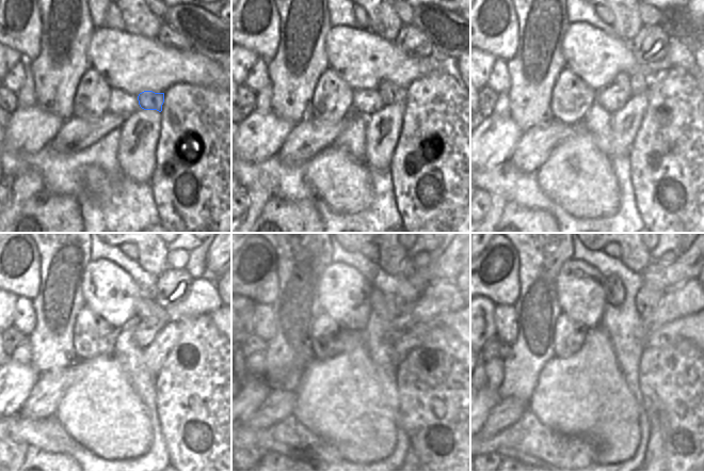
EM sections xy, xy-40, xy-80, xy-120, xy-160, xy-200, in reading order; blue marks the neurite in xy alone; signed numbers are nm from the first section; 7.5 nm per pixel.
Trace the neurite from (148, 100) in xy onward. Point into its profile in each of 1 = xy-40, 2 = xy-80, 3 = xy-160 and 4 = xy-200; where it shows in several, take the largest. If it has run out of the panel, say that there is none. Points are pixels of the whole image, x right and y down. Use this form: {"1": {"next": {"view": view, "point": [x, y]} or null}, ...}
{"1": {"next": {"view": "xy-40", "point": [389, 93]}}, "2": {"next": {"view": "xy-80", "point": [635, 83]}}, "3": {"next": {"view": "xy-160", "point": [379, 304]}}, "4": {"next": {"view": "xy-200", "point": [614, 290]}}}

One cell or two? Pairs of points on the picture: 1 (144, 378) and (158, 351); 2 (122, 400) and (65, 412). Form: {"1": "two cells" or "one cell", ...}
{"1": "two cells", "2": "one cell"}

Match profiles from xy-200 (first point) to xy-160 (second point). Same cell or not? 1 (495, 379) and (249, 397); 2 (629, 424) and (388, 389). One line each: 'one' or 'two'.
1: two
2: two

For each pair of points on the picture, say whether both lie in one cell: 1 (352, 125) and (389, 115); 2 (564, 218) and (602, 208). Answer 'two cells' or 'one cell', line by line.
1: two cells
2: two cells

